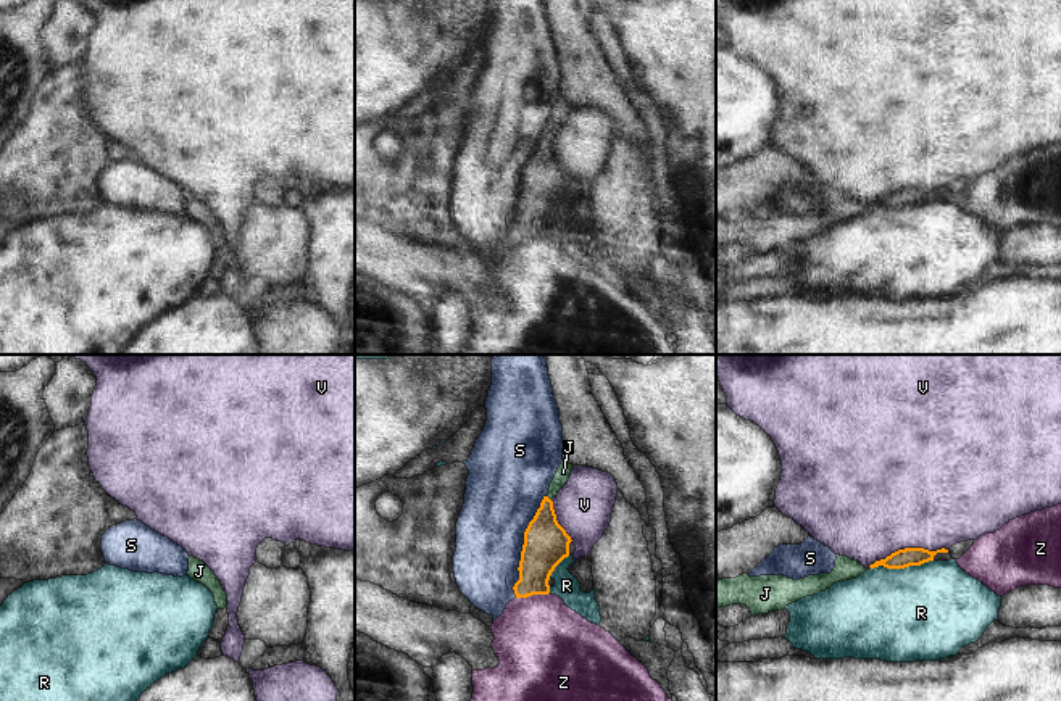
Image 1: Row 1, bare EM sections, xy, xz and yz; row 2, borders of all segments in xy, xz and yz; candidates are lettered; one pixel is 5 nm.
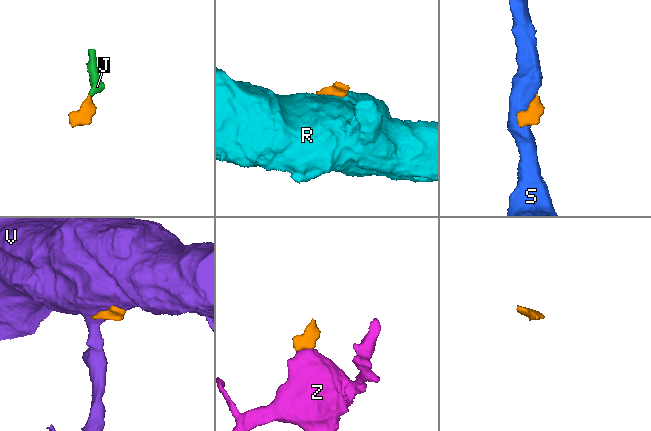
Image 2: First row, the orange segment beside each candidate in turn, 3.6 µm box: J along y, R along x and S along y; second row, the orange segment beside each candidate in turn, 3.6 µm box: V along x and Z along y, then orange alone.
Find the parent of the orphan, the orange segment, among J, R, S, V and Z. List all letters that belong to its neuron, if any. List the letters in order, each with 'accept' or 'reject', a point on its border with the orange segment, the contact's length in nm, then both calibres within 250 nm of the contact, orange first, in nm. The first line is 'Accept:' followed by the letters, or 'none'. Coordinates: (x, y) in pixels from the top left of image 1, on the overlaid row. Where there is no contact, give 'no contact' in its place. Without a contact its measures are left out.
Accept: J
J: accept; contact xz (549, 498); length 40 nm; calibres 220 and 70 nm
R: reject; contact yz (902, 568); length 320 nm; calibres 100 and 480 nm
S: reject; contact xz (523, 547); length 550 nm; calibres 220 and 360 nm
V: reject; contact yz (908, 548); length 420 nm; calibres 100 and 500 nm
Z: reject; contact xz (532, 593); length 170 nm; calibres 220 and 440 nm

